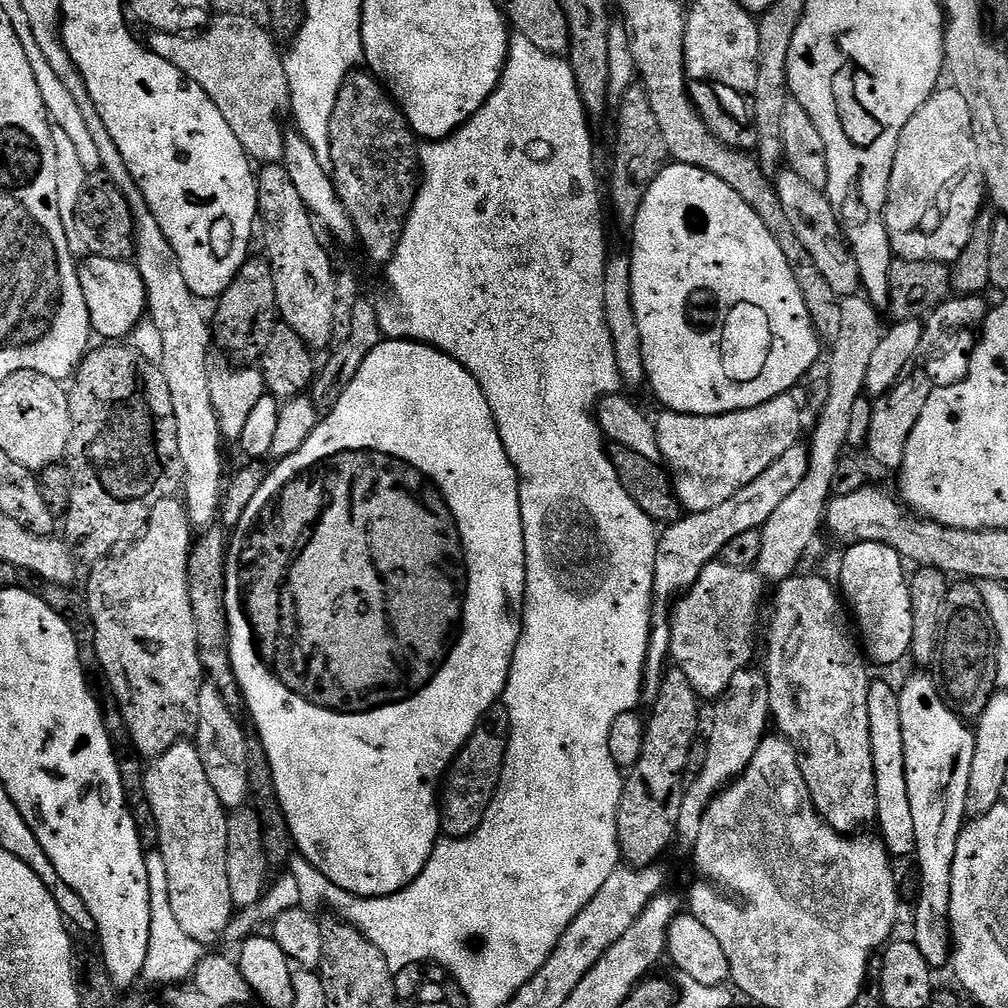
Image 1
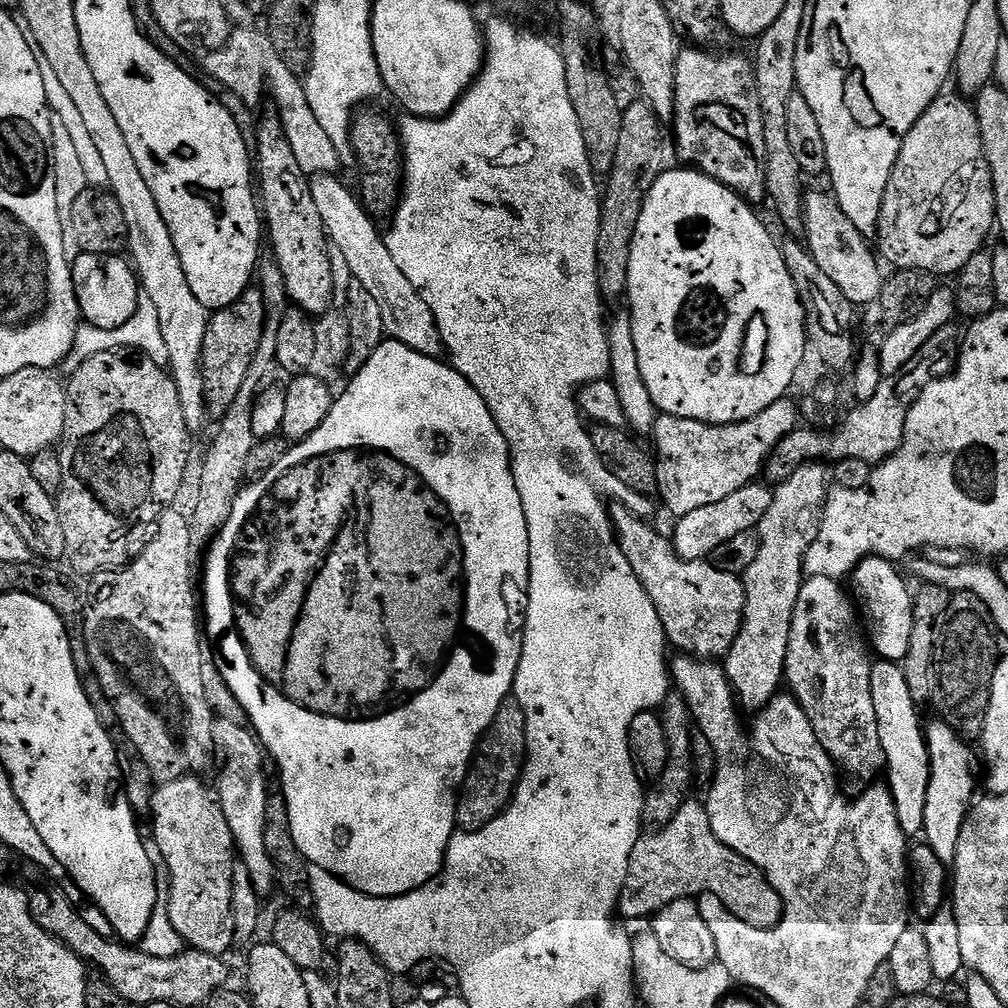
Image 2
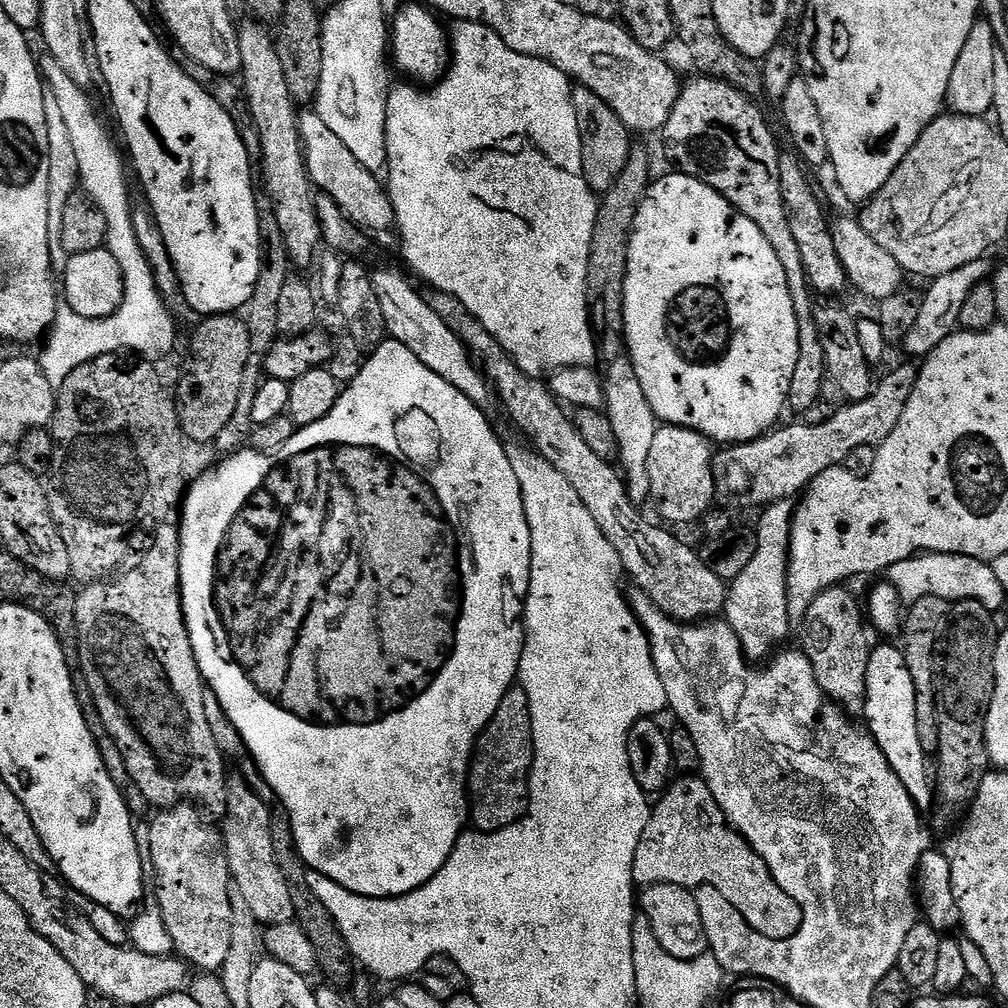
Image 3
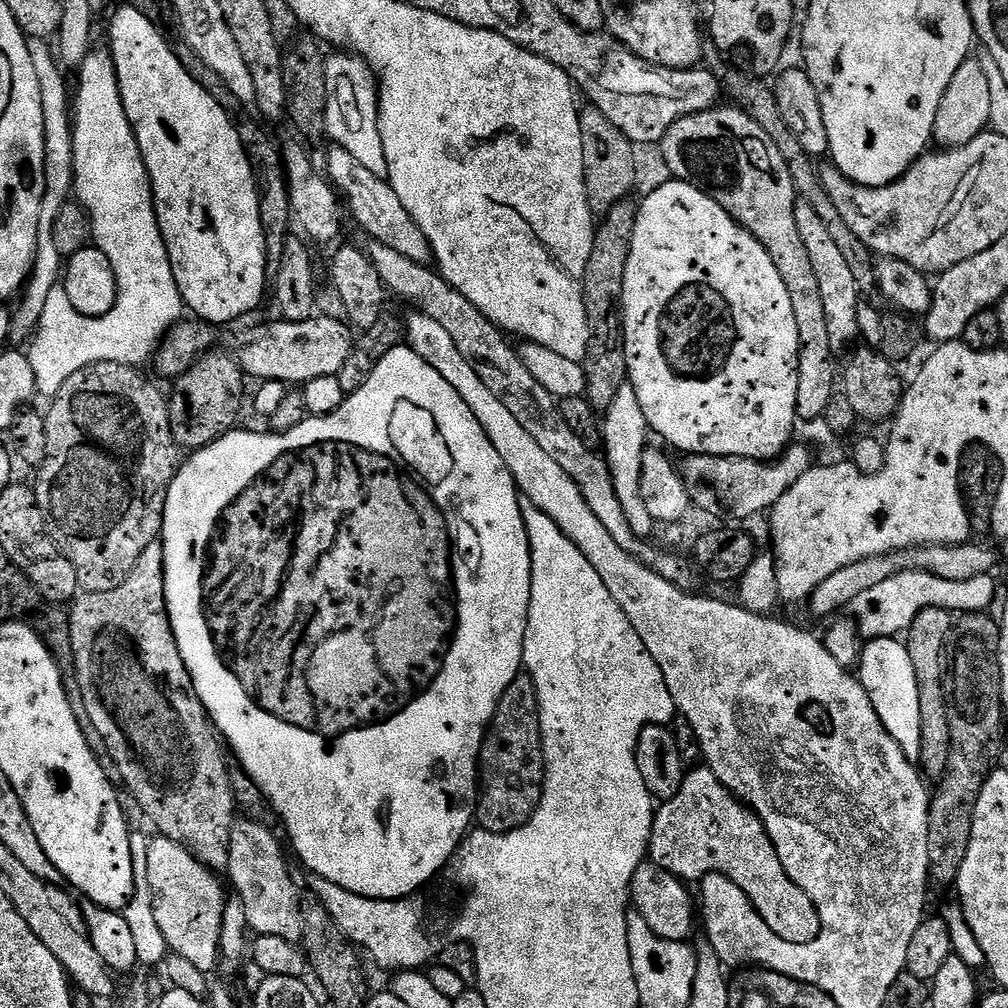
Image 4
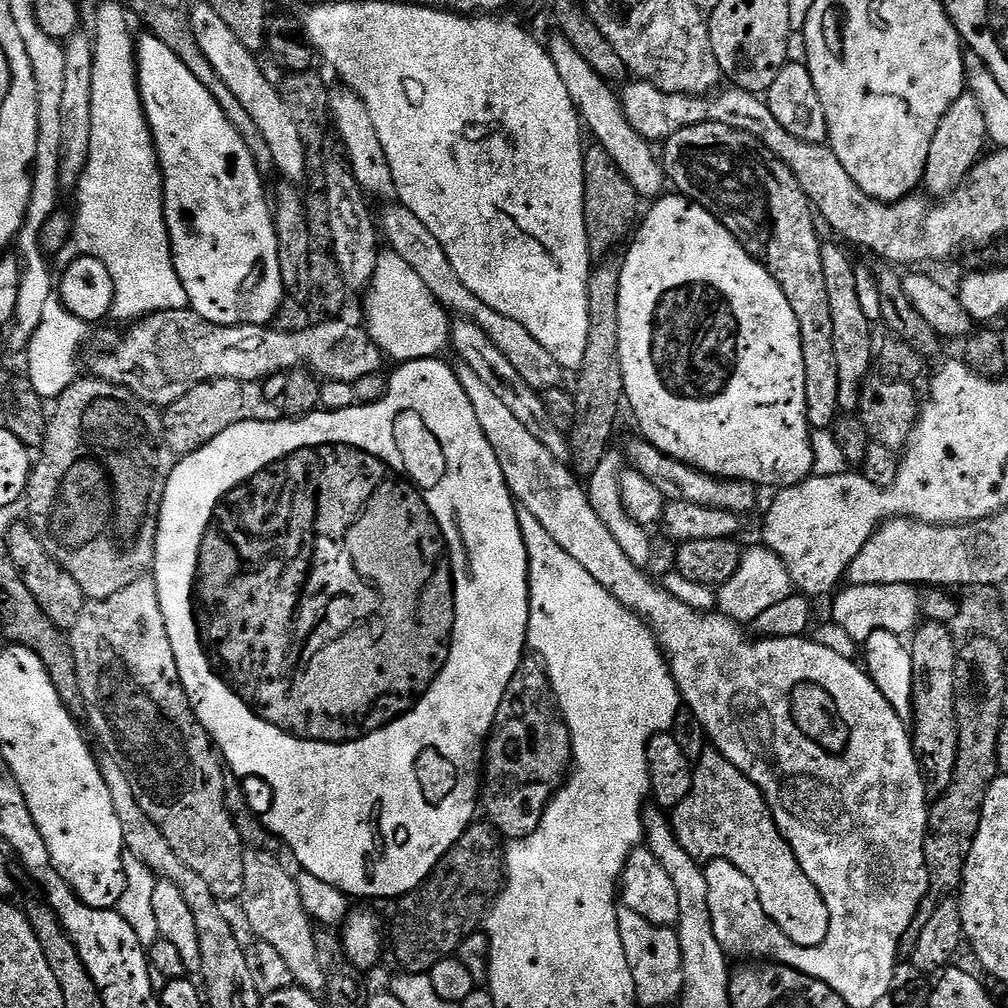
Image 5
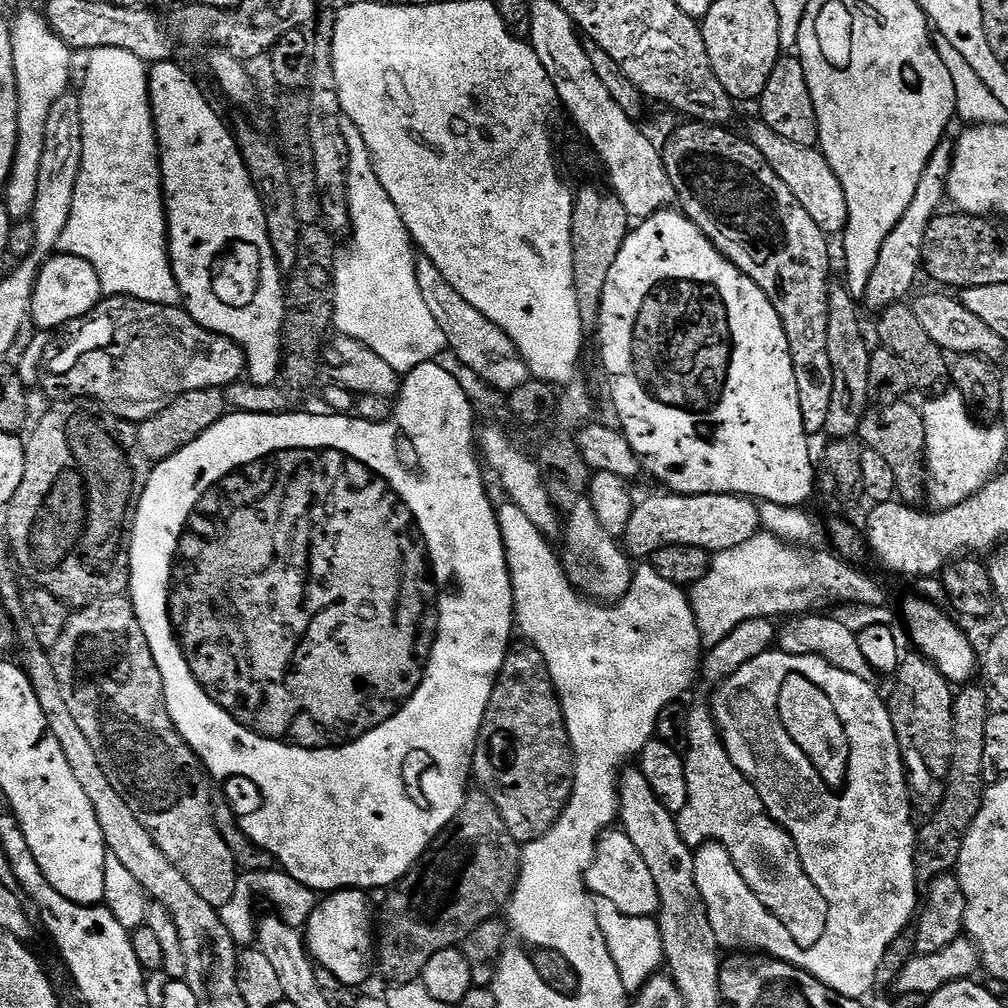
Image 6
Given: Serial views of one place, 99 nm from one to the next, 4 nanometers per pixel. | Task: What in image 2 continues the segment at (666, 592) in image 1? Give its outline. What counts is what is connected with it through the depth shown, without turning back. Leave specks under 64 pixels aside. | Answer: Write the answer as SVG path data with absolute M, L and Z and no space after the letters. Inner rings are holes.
M753 482L742 490L734 490L730 498L722 498L722 502L713 502L711 506L702 506L690 514L679 517L675 521L676 529L670 532L673 548L683 560L708 560L722 542L730 542L734 534L751 532L759 525L762 514L770 508L772 488L767 483Z

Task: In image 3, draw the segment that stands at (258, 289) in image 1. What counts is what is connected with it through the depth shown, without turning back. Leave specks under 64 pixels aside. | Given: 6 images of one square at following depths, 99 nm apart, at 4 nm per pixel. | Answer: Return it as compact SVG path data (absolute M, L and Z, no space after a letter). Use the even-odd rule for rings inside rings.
M239 315L210 316L199 322L200 329L192 336L192 357L180 376L180 385L174 388L174 399L185 437L191 443L193 440L196 444L211 445L238 407L238 394L242 394L242 378L252 357L252 347L248 321Z

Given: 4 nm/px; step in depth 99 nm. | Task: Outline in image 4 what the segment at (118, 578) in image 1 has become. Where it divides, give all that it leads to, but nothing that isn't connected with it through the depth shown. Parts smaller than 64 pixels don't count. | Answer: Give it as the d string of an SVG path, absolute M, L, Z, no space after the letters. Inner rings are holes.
M157 542L146 546L146 550L142 550L142 558L138 558L134 570L130 570L126 582L122 582L122 586L105 592L84 592L77 595L68 612L68 621L70 622L70 638L74 642L74 650L76 651L76 677L82 694L82 702L86 702L86 714L90 714L90 722L94 722L98 734L102 734L102 742L106 742L106 750L110 754L110 758L114 758L114 766L118 766L118 774L122 774L123 787L128 788L129 794L136 799L137 806L152 819L152 824L156 827L155 831L159 835L178 842L183 848L189 848L207 868L227 869L230 862L230 834L234 817L238 812L236 799L230 786L230 774L228 773L230 760L229 757L224 757L225 745L212 721L209 720L208 711L204 709L194 690L192 679L186 670L186 662L182 662L182 654L178 650L178 642L174 638L174 630L170 626L168 607L166 606L166 586L164 585L163 543Z

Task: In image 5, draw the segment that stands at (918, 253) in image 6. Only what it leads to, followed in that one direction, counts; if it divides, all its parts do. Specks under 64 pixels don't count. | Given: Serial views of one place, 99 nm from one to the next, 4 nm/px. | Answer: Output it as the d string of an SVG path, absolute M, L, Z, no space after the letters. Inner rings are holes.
M966 90L954 102L954 106L950 106L950 110L946 110L946 118L942 118L942 122L938 122L938 130L934 130L934 142L930 142L930 158L926 158L926 170L924 171L923 187L928 187L928 192L932 198L943 198L956 188L968 176L968 171L976 165L976 161L985 155L986 147L989 143L988 131L986 130L986 118L982 114L982 106L978 102L978 98L971 90Z

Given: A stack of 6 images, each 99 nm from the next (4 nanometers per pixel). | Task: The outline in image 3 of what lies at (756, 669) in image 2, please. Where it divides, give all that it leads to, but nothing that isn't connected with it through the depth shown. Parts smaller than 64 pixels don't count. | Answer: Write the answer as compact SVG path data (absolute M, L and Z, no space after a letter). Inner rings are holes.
M791 499L776 501L759 513L760 521L754 524L756 549L754 558L727 585L723 619L738 634L745 657L752 662L764 662L781 647L780 644L793 631L788 601L788 551L792 518L797 505Z

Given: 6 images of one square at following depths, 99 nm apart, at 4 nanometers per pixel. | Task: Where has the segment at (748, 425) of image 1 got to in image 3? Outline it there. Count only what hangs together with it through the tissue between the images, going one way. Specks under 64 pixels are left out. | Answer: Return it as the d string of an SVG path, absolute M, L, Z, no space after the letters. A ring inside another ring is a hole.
M673 424L657 427L650 449L648 473L651 499L654 504L656 500L661 521L669 520L664 521L669 525L692 524L695 520L703 521L709 515L708 507L711 506L712 500L717 499L716 483L712 473L713 455L713 445L702 433L689 428L679 428Z

